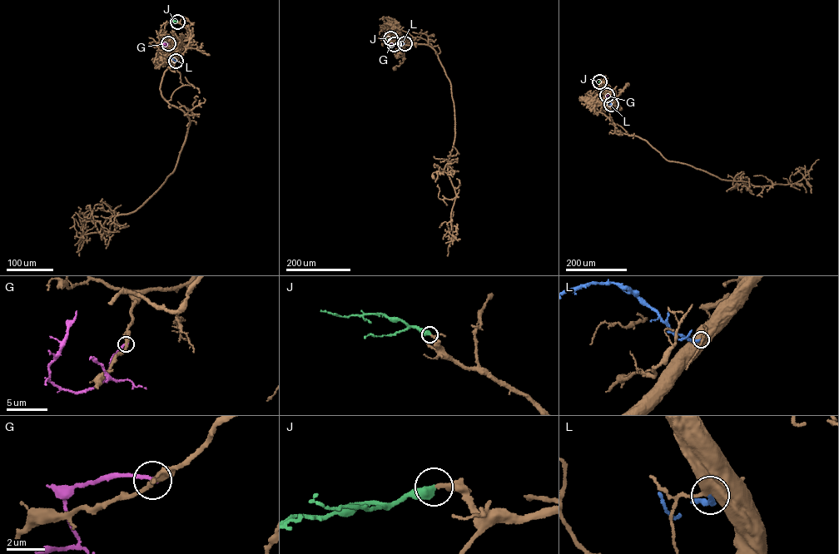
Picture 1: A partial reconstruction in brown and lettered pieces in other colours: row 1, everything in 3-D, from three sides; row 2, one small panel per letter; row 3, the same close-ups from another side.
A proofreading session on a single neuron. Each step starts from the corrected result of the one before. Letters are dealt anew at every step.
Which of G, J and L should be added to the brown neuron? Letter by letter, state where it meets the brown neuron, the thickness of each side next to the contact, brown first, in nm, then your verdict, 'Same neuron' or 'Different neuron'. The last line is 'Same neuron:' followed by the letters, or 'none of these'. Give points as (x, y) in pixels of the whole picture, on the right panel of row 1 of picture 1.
G: Touches brown at (607, 95). Thickness 280 nm (brown) against 200 nm. Different neuron
J: Touches brown at (599, 81). Thickness 190 nm (brown) against 500 nm. Same neuron
L: Touches brown at (611, 104). Thickness 550 nm (brown) against 300 nm. Same neuron
Same neuron: J, L

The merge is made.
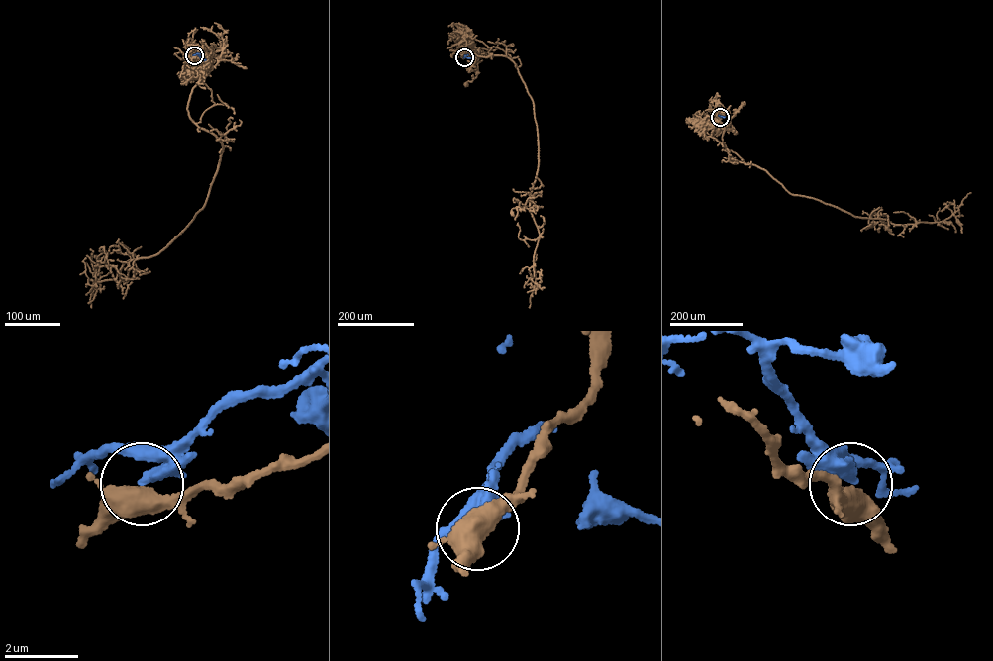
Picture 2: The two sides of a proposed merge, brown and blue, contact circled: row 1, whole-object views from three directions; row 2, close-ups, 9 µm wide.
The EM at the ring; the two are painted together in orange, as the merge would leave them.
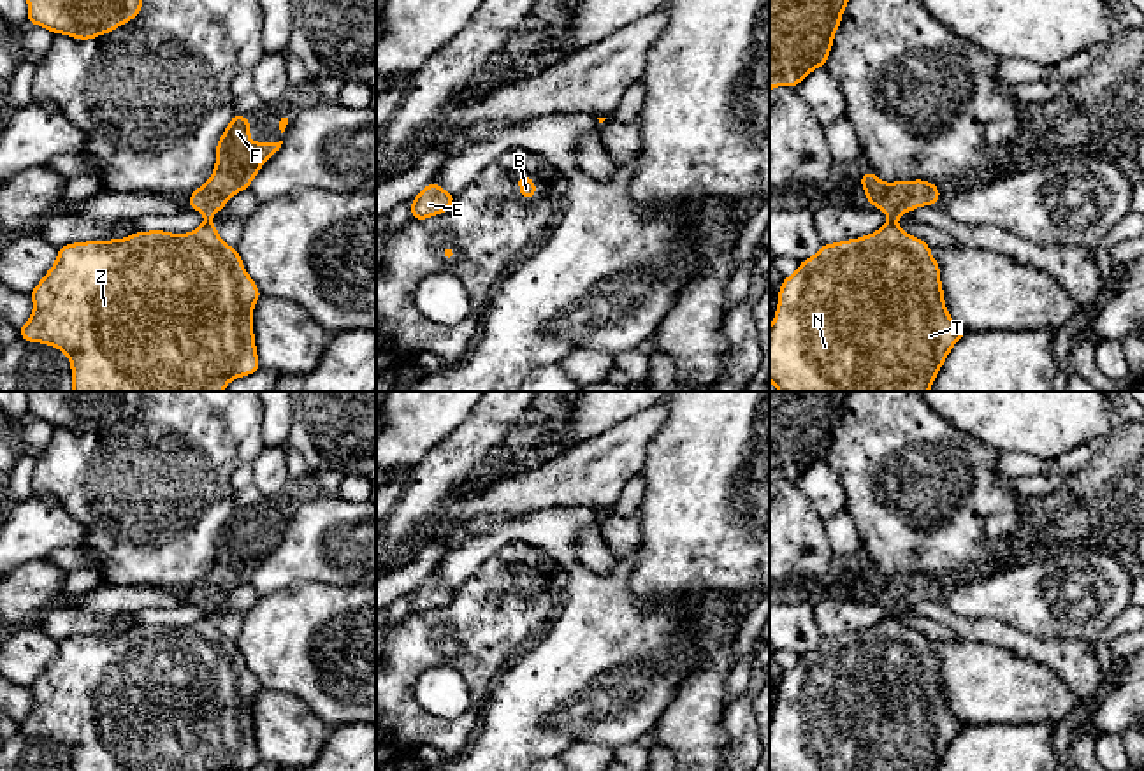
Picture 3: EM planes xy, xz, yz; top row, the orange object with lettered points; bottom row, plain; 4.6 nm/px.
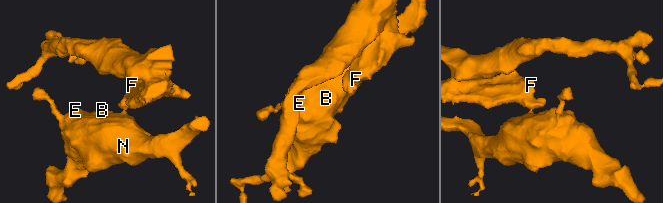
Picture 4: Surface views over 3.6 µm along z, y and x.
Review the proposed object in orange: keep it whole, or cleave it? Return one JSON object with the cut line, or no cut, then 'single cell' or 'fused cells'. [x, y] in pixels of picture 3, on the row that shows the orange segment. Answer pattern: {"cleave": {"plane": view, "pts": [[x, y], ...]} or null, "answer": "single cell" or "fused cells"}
{"cleave": {"plane": "yz", "pts": [[890, 215], [893, 218]]}, "answer": "fused cells"}

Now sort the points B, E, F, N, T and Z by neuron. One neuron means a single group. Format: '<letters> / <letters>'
B E N T Z / F

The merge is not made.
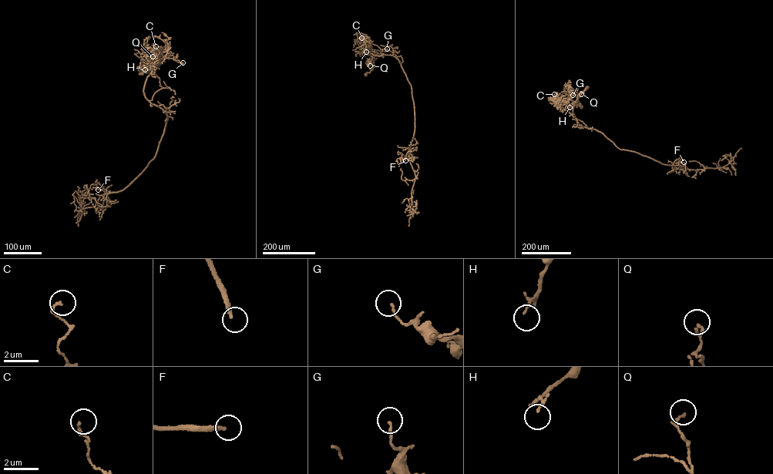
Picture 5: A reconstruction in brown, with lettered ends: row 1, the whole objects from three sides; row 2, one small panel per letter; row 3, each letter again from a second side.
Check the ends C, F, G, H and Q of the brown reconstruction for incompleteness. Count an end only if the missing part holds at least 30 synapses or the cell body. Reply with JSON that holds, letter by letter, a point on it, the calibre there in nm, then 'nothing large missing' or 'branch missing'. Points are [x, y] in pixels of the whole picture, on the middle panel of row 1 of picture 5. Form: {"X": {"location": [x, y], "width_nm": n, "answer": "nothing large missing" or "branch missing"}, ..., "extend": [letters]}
{"C": {"location": [361, 38], "width_nm": 170, "answer": "nothing large missing"}, "F": {"location": [405, 160], "width_nm": 240, "answer": "branch missing"}, "G": {"location": [387, 48], "width_nm": 130, "answer": "nothing large missing"}, "H": {"location": [366, 52], "width_nm": 90, "answer": "nothing large missing"}, "Q": {"location": [370, 65], "width_nm": 100, "answer": "nothing large missing"}, "extend": ["F"]}

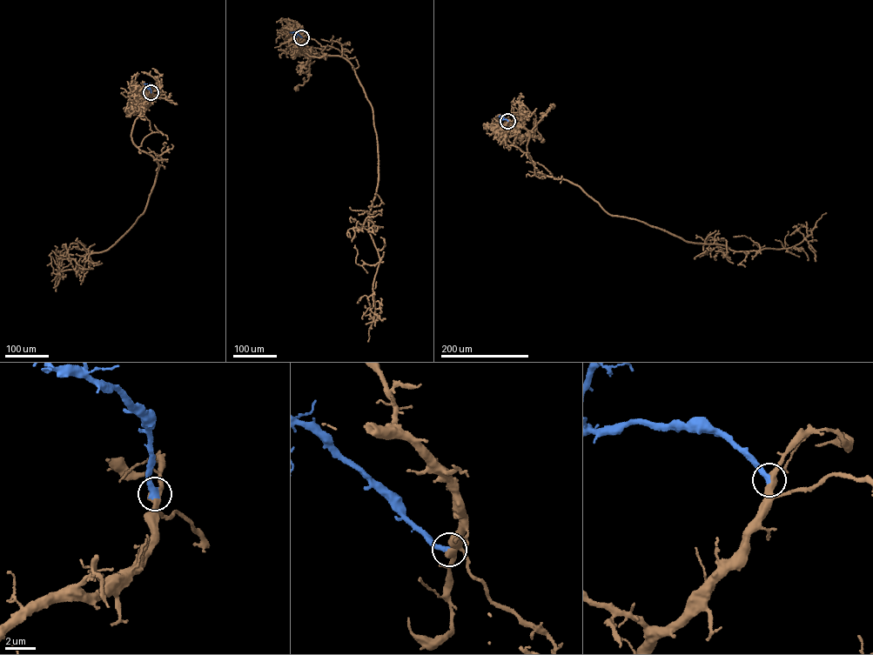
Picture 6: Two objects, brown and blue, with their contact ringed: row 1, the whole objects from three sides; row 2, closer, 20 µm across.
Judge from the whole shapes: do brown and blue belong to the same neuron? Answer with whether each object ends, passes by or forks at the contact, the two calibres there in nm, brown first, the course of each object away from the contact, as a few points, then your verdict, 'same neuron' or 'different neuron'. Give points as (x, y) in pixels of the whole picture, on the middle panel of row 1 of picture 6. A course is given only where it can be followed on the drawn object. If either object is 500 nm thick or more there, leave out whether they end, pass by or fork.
brown passes by; blue ends there; 440 nm thick on the brown side, 480 nm on the other; brown runs (301, 37), (310, 51), (309, 72), (307, 80), (296, 88); blue runs (301, 37), (295, 32), (290, 32); same neuron

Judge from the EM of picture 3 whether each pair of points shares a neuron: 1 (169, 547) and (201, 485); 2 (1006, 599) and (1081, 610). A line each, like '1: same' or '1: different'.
1: same
2: same

